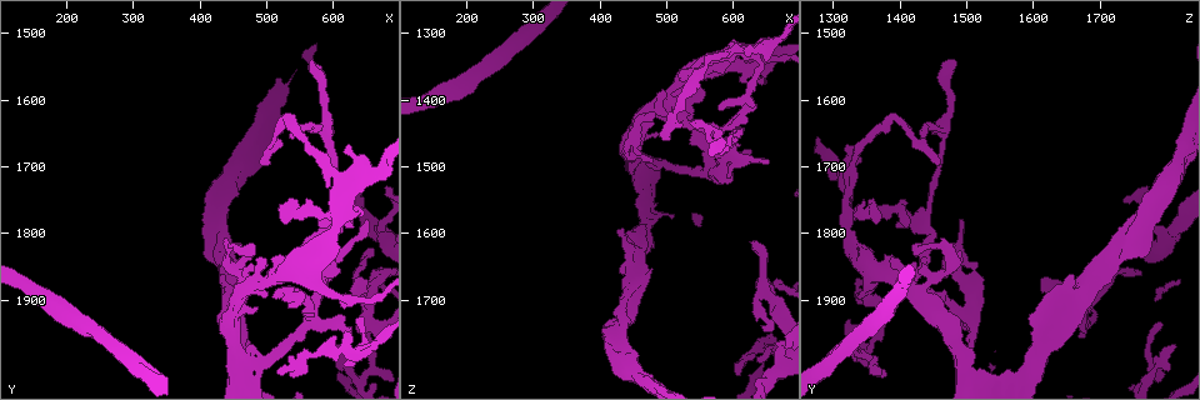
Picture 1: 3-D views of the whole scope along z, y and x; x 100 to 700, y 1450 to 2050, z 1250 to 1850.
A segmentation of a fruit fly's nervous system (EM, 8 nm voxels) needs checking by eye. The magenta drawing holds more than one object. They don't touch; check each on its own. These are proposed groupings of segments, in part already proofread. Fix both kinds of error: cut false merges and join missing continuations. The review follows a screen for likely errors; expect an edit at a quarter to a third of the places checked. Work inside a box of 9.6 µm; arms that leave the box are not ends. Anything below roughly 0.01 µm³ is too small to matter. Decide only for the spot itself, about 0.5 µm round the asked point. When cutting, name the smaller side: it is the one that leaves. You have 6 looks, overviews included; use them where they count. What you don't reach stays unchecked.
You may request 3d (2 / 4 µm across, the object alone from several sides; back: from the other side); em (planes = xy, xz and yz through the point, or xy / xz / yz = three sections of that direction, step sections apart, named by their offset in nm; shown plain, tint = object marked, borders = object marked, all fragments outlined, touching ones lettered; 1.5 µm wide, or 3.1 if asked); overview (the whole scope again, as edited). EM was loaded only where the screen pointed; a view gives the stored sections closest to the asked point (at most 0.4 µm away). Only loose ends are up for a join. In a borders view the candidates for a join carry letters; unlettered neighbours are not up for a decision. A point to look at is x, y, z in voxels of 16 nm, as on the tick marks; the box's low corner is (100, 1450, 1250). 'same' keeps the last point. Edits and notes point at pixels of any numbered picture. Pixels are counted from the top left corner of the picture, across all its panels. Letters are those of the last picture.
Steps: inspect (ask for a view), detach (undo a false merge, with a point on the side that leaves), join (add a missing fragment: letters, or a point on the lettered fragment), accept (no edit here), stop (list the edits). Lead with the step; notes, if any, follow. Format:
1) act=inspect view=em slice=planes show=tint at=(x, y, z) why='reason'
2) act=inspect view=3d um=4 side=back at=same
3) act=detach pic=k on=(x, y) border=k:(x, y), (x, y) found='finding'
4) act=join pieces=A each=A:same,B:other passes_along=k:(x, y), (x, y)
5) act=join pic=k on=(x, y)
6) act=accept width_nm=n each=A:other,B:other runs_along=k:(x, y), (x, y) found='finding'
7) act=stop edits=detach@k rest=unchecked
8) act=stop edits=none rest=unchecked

act=inspect view=3d um=4 at=(520, 1760, 1365) why='an open end'

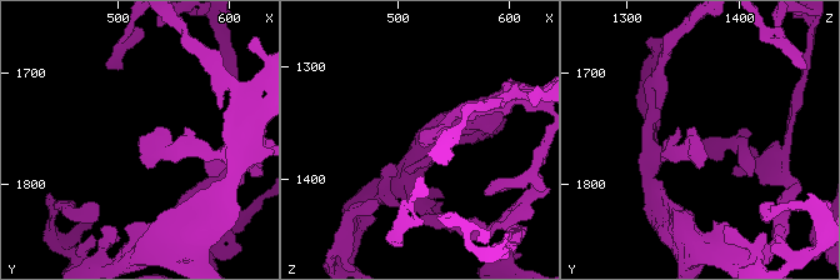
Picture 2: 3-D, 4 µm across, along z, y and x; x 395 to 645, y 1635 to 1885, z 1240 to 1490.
act=inspect view=em slice=yz step=4 show=borders at=(516, 1762, 1368)

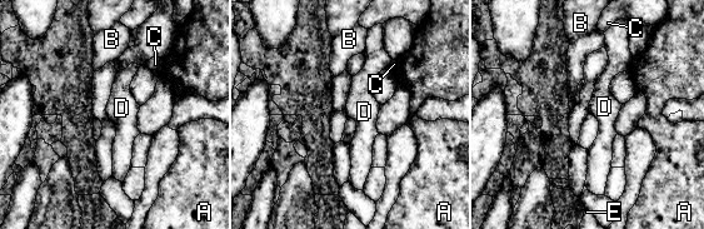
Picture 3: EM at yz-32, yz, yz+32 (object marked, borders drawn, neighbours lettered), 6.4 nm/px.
act=inspect view=em slice=planes show=borders at=same why='another direction'

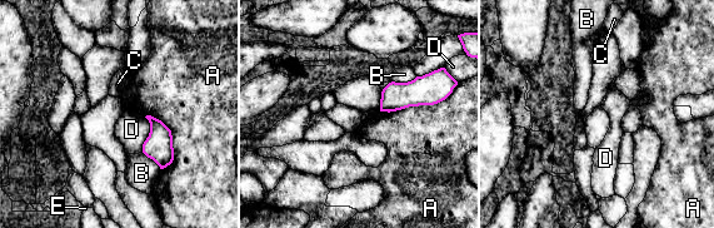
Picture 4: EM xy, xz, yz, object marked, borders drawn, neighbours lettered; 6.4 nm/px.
act=accept longest_contact=A:500nm each=A:other,B:other,C:other,D:other,E:other border=4:(145, 117), (149, 135), (141, 152) found='none of them fits'

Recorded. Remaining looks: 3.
act=inspect view=3d um=2 at=(505, 1870, 1405) why='looks like a crossing'

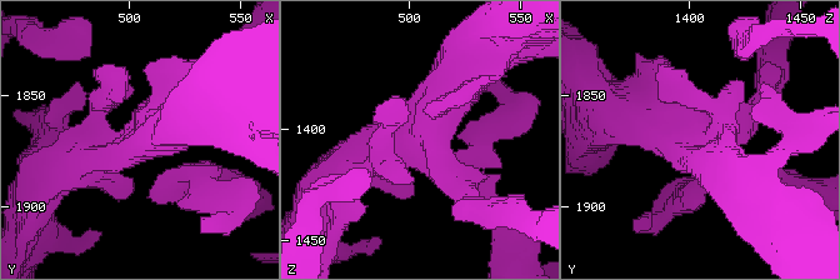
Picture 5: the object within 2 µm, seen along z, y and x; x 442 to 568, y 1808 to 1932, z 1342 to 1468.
act=inspect view=em slice=yz step=4 show=tint at=(504, 1868, 1405) why='need the tissue'

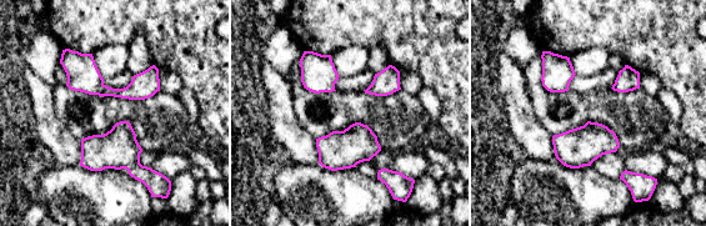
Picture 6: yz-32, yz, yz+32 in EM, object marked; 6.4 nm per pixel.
act=inspect view=em slice=planes show=borders at=same why='cut it another way'

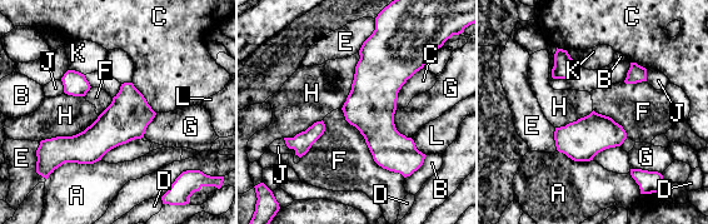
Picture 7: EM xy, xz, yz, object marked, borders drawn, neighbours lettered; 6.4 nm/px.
act=accept width_nm=260 each=A:other,B:other,C:other,D:other,E:other,F:other,G:other,H:other,J:other,K:other,L:other runs_along=7:(373, 39), (375, 124), (403, 169) found='one neuron here'

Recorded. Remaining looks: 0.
act=stop edits=none rest=unchecked

